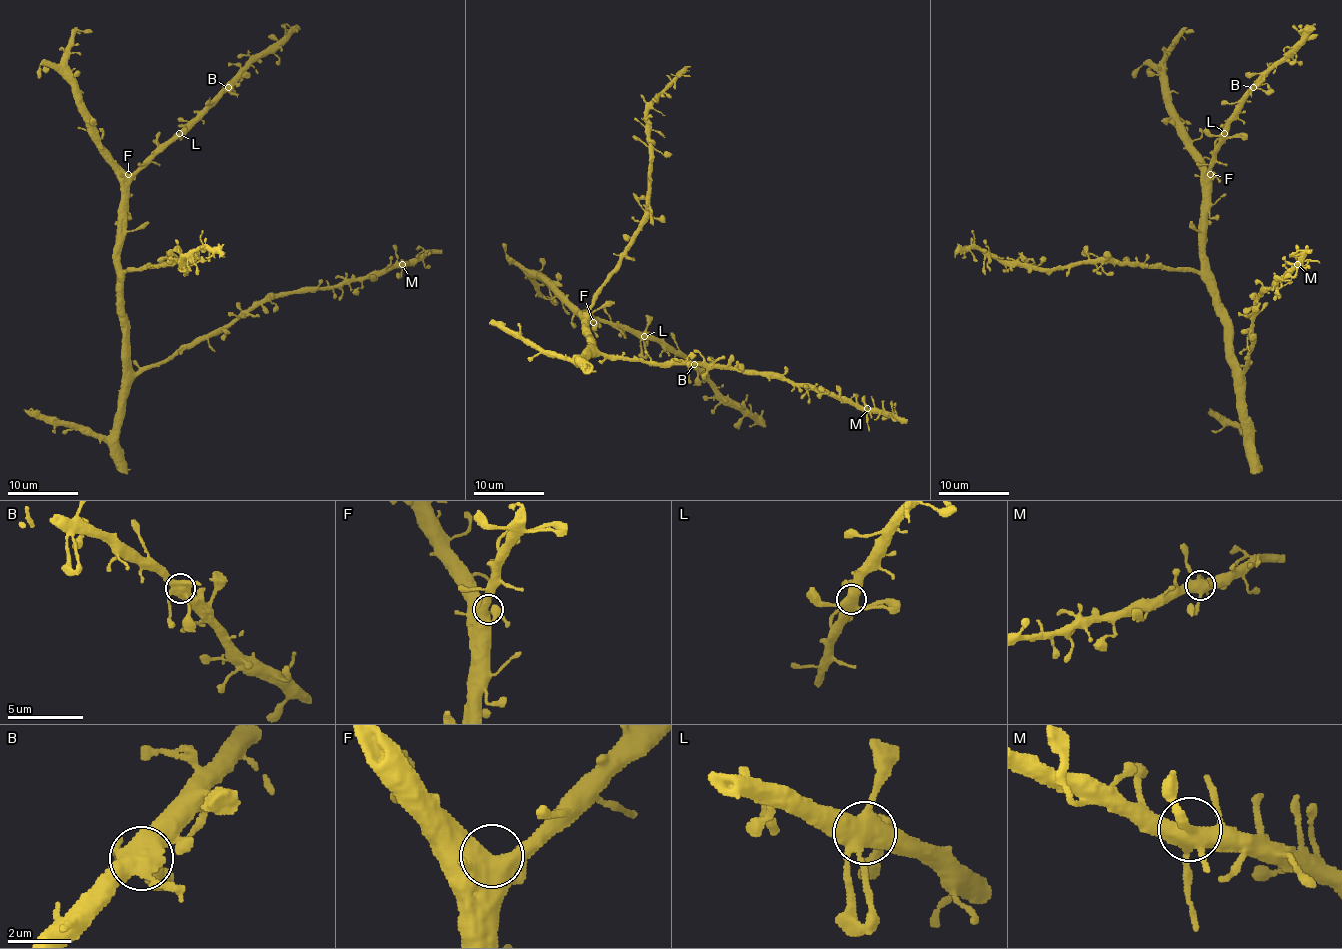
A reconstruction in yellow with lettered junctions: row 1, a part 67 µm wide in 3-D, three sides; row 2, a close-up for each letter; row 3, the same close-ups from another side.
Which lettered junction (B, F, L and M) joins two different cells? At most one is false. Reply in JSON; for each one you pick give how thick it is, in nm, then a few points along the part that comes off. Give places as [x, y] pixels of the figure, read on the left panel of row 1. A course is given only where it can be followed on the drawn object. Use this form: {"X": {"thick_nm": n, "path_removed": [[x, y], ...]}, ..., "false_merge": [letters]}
{"false_merge": []}

